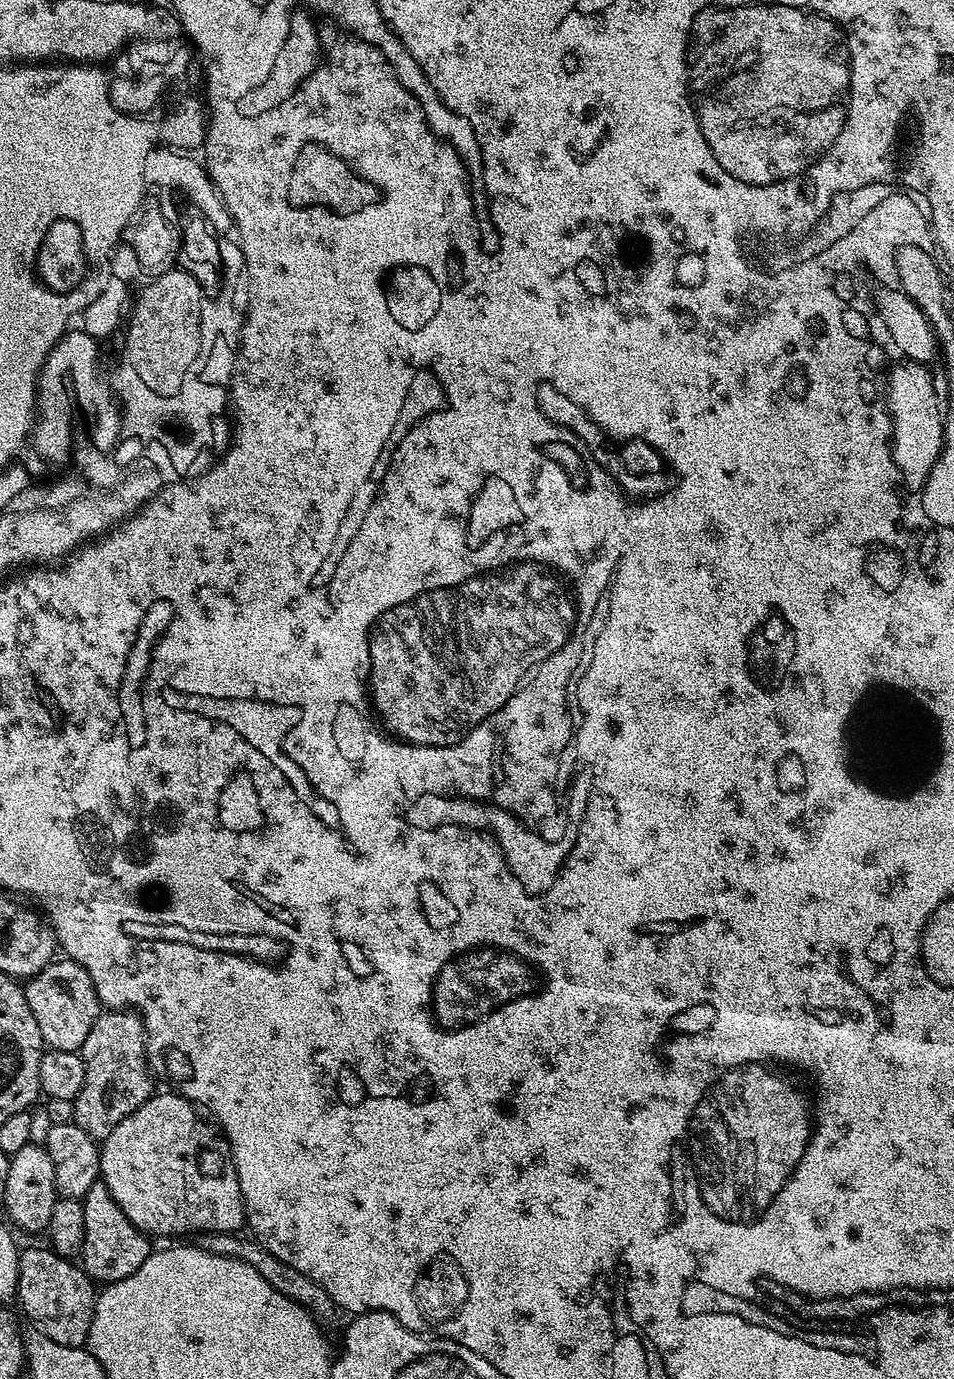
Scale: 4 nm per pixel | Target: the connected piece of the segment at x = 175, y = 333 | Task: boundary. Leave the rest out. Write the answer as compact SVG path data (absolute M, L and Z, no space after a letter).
M170 270L162 276L149 279L137 293L138 303L135 313L130 316L130 324L124 328L124 356L123 359L136 366L140 376L148 381L151 389L157 394L175 392L179 388L180 377L184 369L196 355L197 348L197 309L199 308L198 282L191 272Z

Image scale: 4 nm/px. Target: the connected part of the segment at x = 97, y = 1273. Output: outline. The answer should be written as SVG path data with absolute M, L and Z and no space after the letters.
M102 1182L90 1186L83 1202L86 1230L79 1259L84 1271L93 1281L104 1286L118 1282L122 1278L130 1278L130 1274L134 1274L134 1270L138 1270L138 1266L142 1266L142 1262L146 1262L146 1258L154 1251L153 1241L137 1230L134 1222L126 1218L126 1214L122 1214L122 1206L114 1202L110 1190Z

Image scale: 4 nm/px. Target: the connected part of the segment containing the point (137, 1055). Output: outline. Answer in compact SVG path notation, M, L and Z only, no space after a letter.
M132 1010L101 1011L94 1026L90 1026L90 1034L86 1034L86 1042L82 1042L79 1054L84 1063L84 1081L74 1101L74 1122L82 1126L93 1140L103 1142L122 1118L138 1110L138 1106L154 1095L152 1076L148 1073L150 1065L144 1021Z

